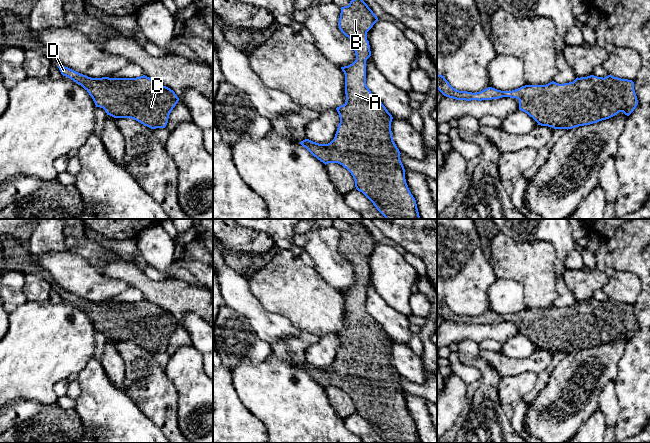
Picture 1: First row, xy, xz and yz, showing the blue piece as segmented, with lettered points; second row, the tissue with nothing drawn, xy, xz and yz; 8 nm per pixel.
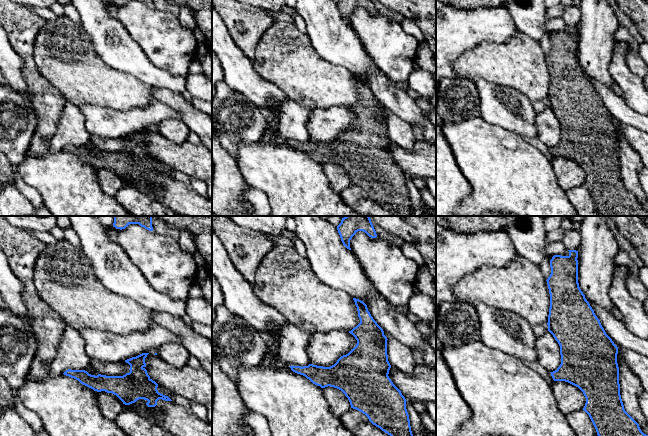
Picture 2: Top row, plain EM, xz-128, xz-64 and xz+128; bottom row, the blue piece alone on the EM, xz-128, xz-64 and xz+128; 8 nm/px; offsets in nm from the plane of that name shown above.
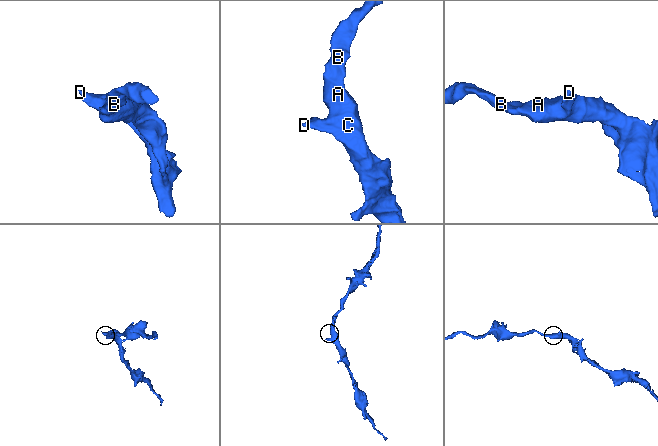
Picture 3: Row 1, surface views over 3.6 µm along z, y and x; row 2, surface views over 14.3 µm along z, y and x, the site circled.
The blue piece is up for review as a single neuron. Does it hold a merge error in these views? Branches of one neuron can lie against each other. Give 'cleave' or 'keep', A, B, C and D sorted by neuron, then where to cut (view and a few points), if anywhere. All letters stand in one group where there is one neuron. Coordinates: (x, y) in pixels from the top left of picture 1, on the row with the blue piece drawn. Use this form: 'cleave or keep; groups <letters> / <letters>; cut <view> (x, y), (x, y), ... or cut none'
keep; groups A B C D; cut none

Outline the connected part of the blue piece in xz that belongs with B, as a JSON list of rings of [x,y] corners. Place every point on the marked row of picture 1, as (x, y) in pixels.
[[[351,0],[348,6],[341,7],[338,26],[353,42],[356,60],[341,67],[345,74],[346,102],[336,108],[340,123],[330,143],[319,144],[305,139],[300,144],[325,165],[338,163],[346,168],[354,178],[356,189],[362,192],[386,219],[421,219],[416,200],[406,183],[405,169],[400,160],[401,153],[393,141],[393,117],[366,85],[366,60],[371,56],[367,32],[377,21],[377,16],[363,0]]]

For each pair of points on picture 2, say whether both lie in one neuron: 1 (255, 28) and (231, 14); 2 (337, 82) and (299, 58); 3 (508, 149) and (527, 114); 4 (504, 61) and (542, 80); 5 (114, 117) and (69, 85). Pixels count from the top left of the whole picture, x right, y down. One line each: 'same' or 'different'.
1: same
2: same
3: different
4: same
5: different

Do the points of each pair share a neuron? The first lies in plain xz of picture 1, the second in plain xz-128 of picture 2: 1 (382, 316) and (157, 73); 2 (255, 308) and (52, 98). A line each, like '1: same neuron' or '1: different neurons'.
1: different neurons
2: different neurons

